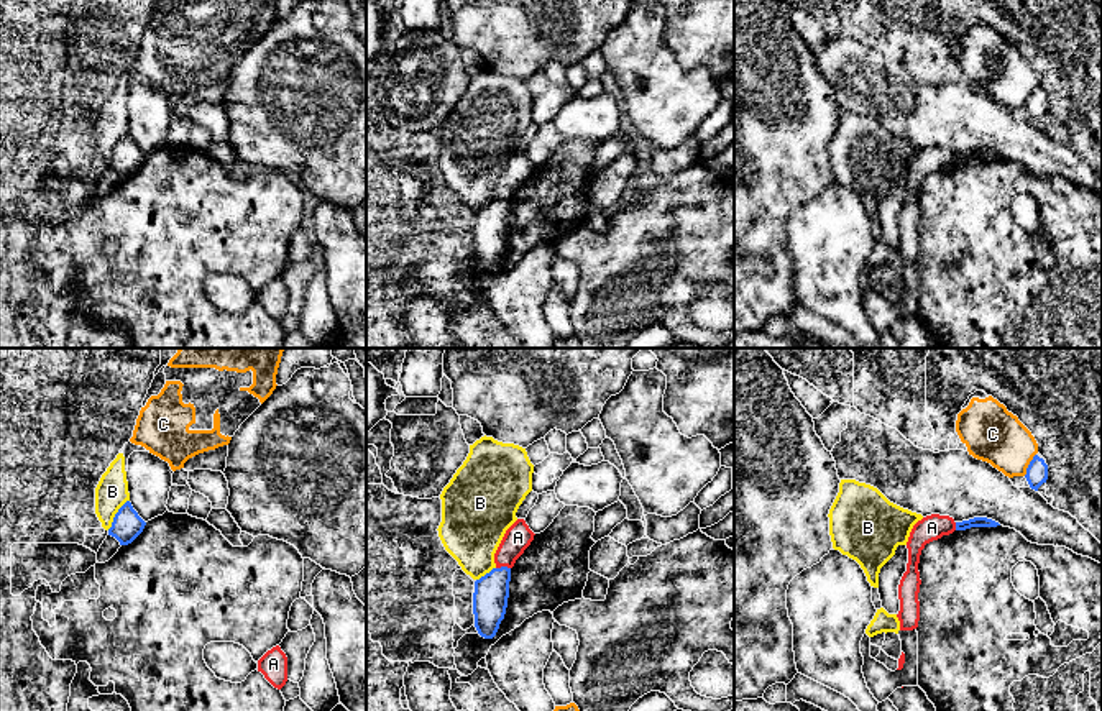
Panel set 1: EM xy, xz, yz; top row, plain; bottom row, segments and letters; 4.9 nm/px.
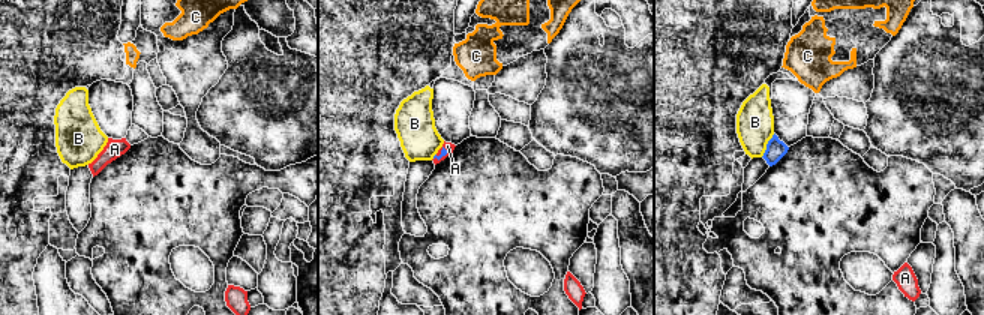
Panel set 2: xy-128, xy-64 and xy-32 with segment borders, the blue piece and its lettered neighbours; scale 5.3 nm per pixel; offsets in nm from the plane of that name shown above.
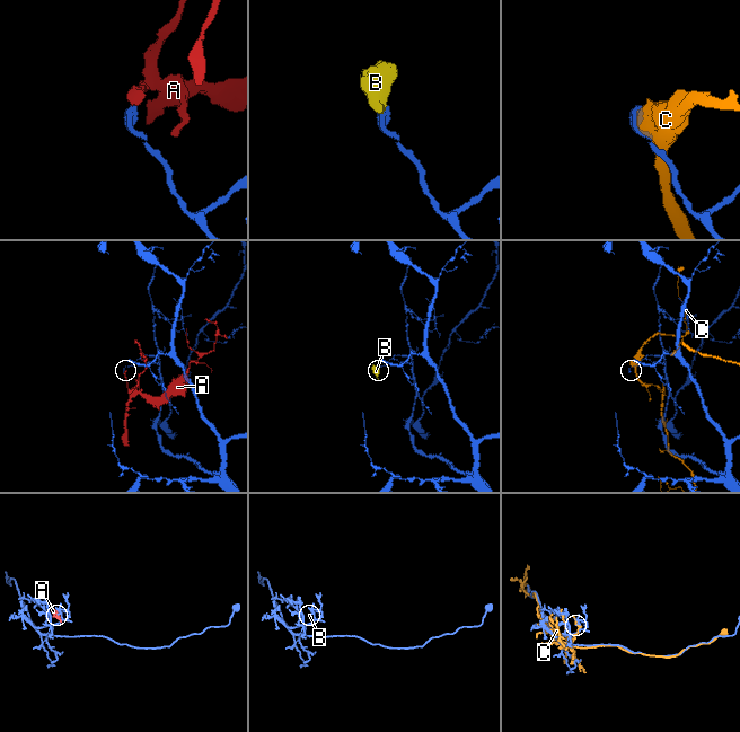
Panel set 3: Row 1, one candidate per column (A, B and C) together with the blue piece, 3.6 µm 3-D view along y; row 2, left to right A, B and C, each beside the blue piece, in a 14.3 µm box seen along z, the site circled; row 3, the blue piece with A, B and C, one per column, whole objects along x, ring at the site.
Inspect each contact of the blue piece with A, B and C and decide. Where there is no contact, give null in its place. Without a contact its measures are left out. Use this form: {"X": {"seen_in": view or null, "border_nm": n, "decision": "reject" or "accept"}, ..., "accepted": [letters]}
{"A": {"seen_in": "xz", "border_nm": 70, "decision": "reject"}, "B": {"seen_in": "xy", "border_nm": 190, "decision": "reject"}, "C": {"seen_in": "yz", "border_nm": 130, "decision": "reject"}, "accepted": []}

